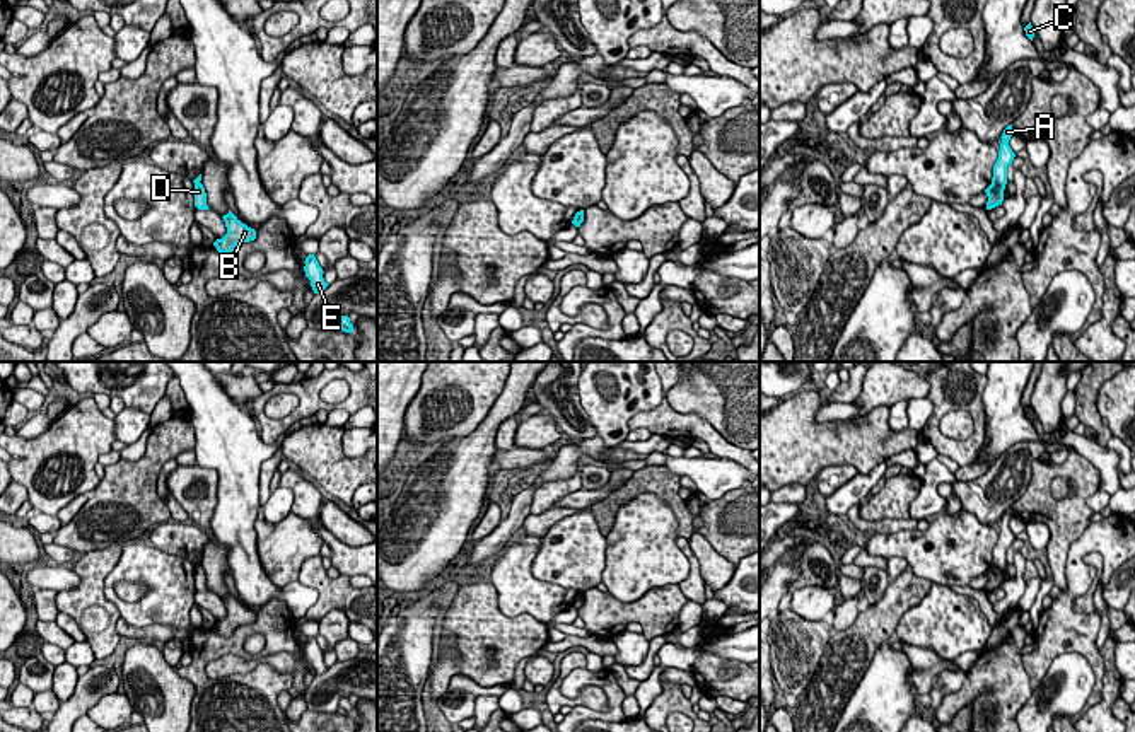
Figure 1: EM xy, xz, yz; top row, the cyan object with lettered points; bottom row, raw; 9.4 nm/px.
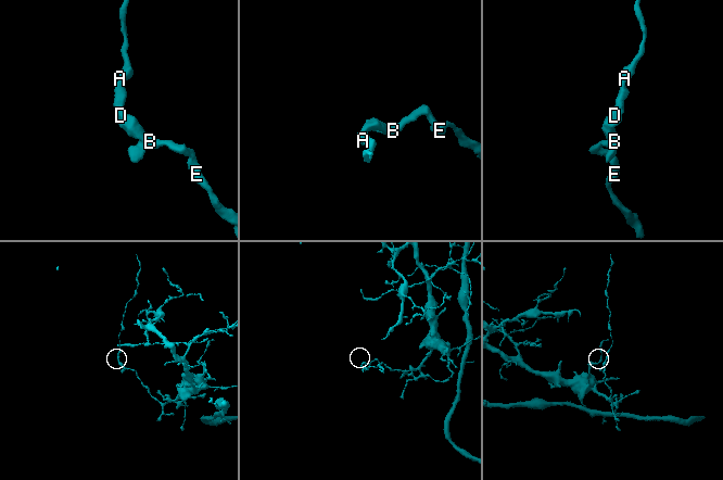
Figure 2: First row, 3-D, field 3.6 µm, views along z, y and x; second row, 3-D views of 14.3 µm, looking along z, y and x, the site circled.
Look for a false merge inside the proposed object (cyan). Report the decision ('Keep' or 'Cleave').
Cleave

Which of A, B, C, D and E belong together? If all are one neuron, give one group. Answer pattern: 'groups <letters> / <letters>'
groups A C / B D E

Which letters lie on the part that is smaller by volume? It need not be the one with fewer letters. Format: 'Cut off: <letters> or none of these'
Cut off: A, C

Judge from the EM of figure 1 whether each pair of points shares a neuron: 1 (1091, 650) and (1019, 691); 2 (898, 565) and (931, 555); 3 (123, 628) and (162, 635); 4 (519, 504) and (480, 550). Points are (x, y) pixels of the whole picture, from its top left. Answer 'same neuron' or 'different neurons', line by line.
1: different neurons
2: different neurons
3: same neuron
4: same neuron

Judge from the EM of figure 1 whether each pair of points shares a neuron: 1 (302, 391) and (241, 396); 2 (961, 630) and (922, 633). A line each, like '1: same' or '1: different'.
1: different
2: same

